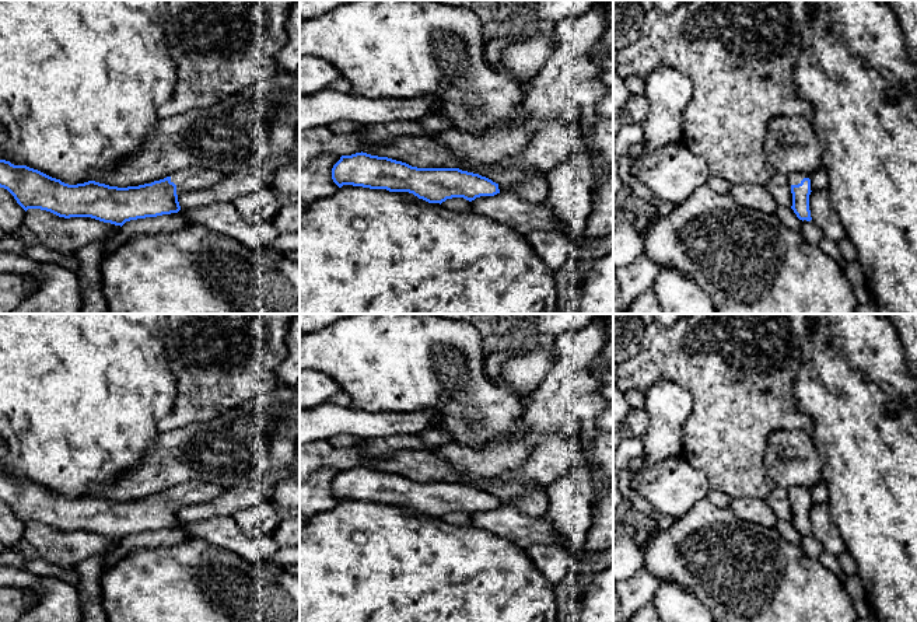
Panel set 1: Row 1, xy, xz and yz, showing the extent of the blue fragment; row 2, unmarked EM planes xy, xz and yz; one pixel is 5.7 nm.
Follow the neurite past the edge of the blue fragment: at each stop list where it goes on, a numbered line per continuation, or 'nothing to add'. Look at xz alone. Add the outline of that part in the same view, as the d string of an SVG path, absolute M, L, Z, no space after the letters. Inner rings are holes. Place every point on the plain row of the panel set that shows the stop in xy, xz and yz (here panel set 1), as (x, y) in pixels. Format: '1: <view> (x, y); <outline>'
1: xz (535, 502); M546 486L532 489L521 497L498 499L500 506L515 506L529 516L543 516L549 509Z

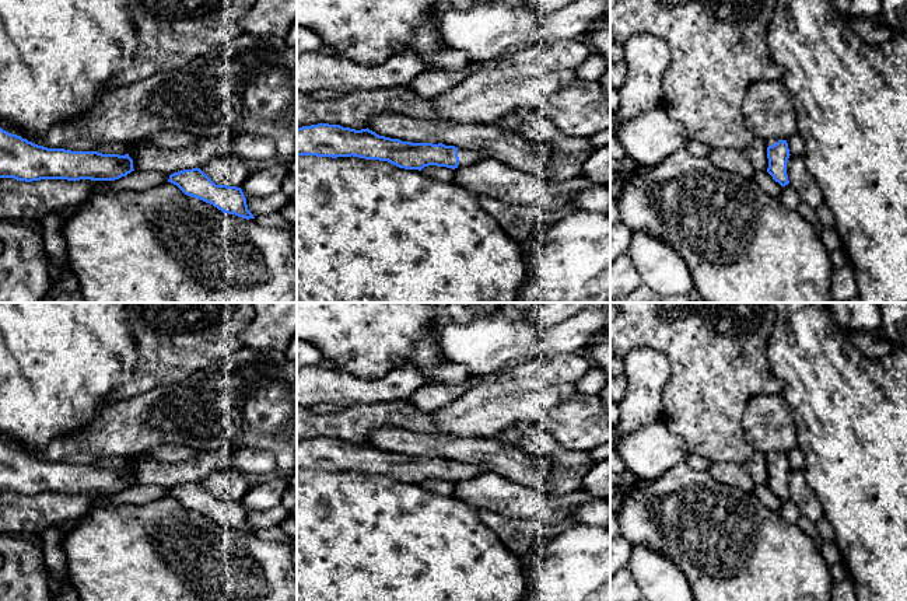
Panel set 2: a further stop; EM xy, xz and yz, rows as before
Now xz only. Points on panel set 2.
1: xz (466, 471); M458 462L458 471L459 471L458 481L470 479L476 476L477 474L486 472L486 469L479 465L463 464L463 462Z

